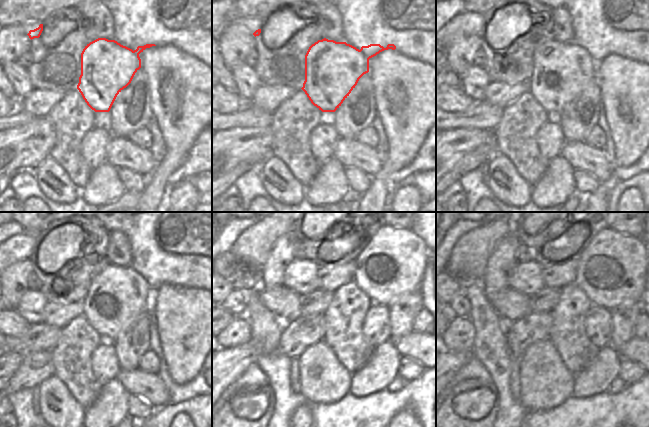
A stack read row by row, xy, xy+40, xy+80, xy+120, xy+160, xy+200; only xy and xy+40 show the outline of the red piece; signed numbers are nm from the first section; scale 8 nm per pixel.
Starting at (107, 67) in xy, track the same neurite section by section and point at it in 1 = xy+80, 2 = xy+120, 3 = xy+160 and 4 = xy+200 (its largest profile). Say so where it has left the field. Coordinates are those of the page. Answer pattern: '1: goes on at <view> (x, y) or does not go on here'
1: goes on at xy+80 (561, 70)
2: goes on at xy+120 (117, 295)
3: goes on at xy+160 (370, 285)
4: goes on at xy+200 (599, 282)

